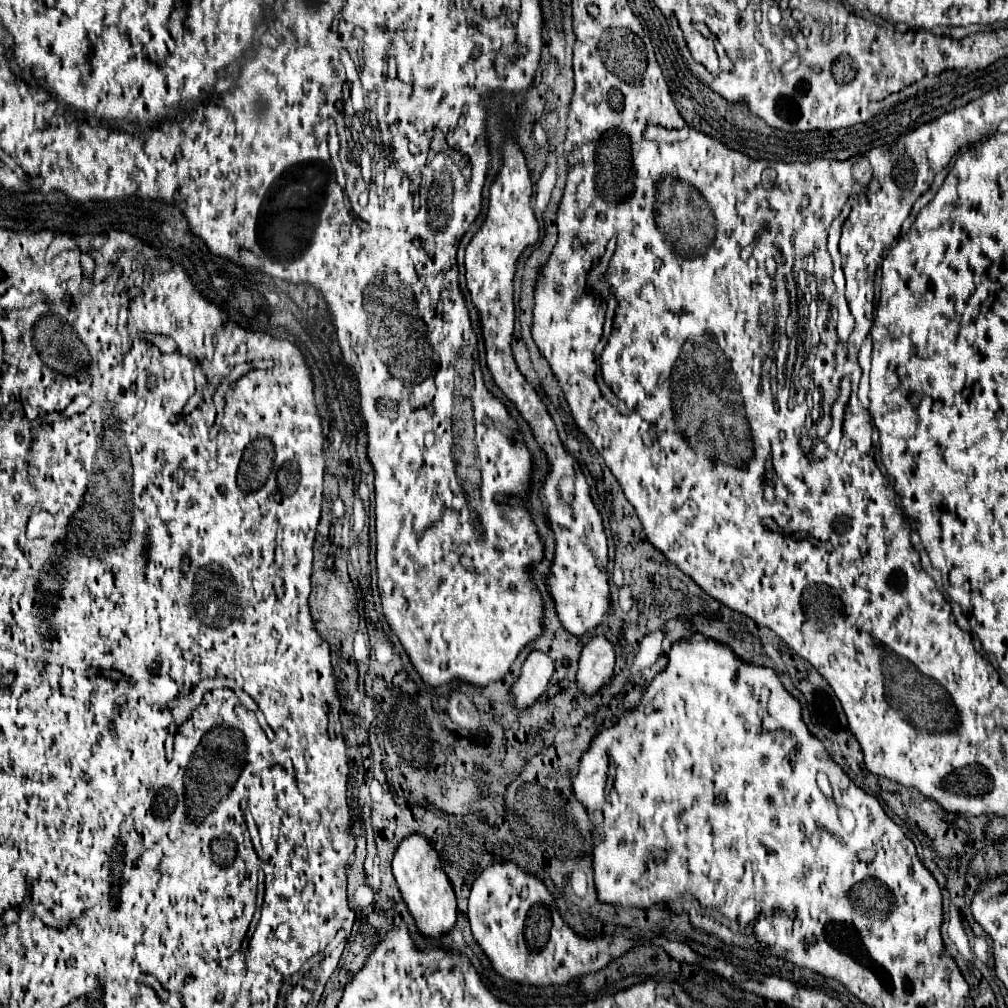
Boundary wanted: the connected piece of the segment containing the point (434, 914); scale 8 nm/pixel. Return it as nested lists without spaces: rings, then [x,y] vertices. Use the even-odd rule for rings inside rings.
[[[412,833],[398,843],[394,859],[392,859],[392,869],[394,869],[394,877],[398,881],[400,893],[402,893],[404,901],[418,925],[418,931],[422,935],[436,939],[454,927],[454,923],[456,923],[454,889],[452,889],[452,883],[440,863],[438,851],[424,835]]]

